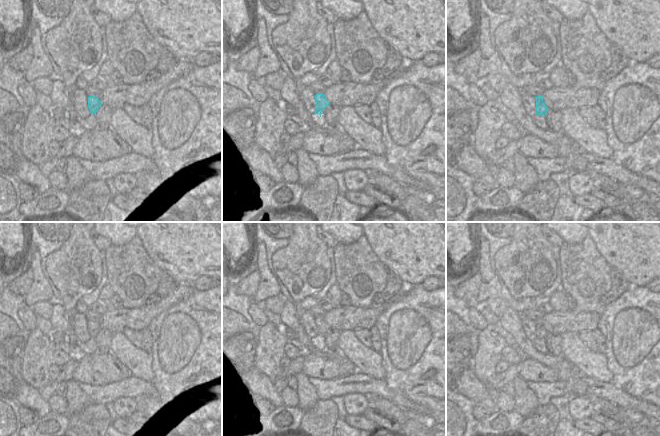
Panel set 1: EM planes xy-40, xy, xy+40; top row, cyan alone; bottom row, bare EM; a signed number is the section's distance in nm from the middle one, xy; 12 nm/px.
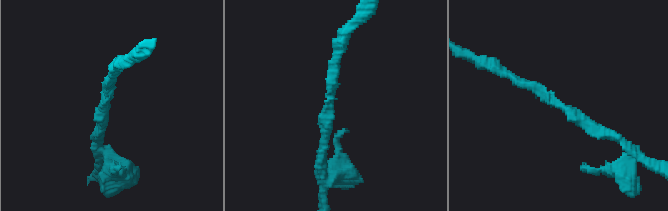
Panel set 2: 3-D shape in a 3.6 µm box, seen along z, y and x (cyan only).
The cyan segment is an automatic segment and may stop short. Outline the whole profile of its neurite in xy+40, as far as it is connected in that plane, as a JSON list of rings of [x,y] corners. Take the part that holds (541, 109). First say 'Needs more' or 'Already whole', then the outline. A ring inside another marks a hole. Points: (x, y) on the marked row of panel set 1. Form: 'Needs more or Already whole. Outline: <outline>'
Already whole. Outline: [[[543,96],[535,98],[536,98],[536,114],[545,116],[548,111],[548,108],[543,102]]]

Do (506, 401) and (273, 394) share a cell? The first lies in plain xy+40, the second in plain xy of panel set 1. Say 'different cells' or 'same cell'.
different cells

